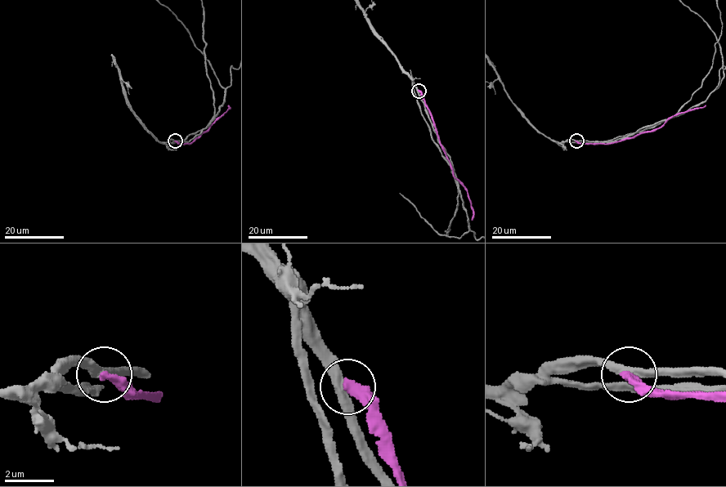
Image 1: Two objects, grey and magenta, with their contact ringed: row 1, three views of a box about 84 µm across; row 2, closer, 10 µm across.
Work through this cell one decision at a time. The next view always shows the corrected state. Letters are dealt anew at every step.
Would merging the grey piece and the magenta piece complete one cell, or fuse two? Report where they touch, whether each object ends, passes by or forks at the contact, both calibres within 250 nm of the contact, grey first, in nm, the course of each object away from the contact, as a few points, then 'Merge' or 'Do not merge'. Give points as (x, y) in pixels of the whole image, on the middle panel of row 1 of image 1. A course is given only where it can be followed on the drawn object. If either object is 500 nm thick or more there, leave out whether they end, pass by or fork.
Place: (419, 91). At the ring grey passes by. At the ring magenta ends. Thickness 380 nm (grey) against 360 nm. Course of magenta: (418, 90), (429, 109), (452, 173), (467, 192), (472, 210), (472, 220). Do not merge

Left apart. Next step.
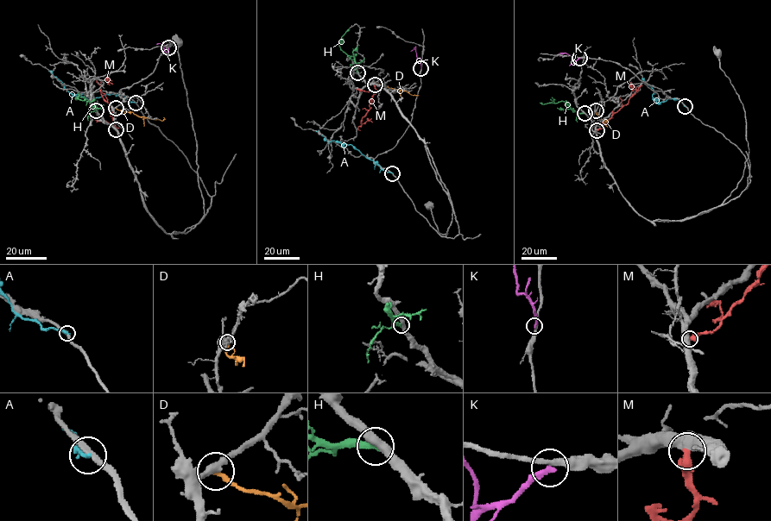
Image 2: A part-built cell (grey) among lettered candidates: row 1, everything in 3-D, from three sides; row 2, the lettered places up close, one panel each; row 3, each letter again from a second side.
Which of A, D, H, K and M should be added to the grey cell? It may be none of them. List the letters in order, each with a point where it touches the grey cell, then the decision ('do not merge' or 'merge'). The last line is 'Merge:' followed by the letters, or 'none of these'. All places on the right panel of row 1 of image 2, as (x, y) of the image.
A: meets grey at (685, 106); do not merge
D: meets grey at (596, 110); do not merge
H: meets grey at (584, 113); merge
K: meets grey at (579, 58); do not merge
M: meets grey at (597, 130); do not merge
Merge: H

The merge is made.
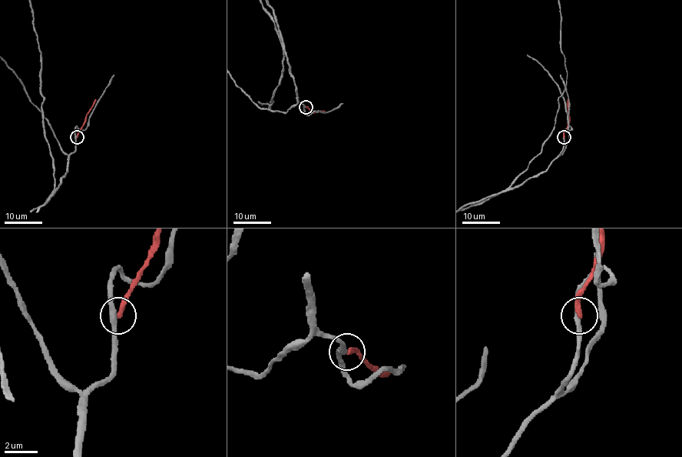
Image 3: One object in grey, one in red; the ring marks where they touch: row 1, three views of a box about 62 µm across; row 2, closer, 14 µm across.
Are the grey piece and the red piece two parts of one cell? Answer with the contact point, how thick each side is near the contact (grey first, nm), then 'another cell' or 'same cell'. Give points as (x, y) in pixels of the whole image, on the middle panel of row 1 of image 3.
at (306, 107); 320 nm thick on the grey side, 320 nm on the other; another cell

